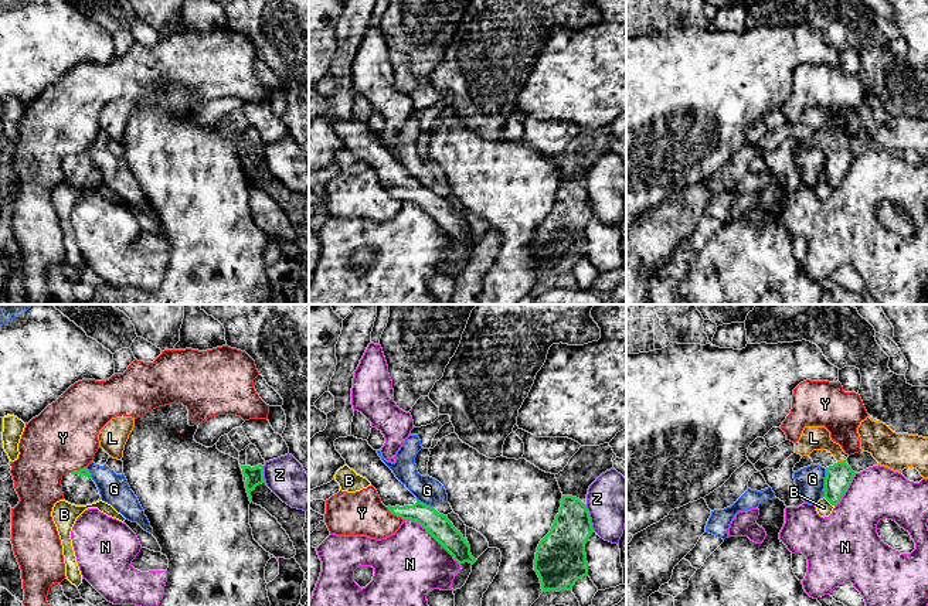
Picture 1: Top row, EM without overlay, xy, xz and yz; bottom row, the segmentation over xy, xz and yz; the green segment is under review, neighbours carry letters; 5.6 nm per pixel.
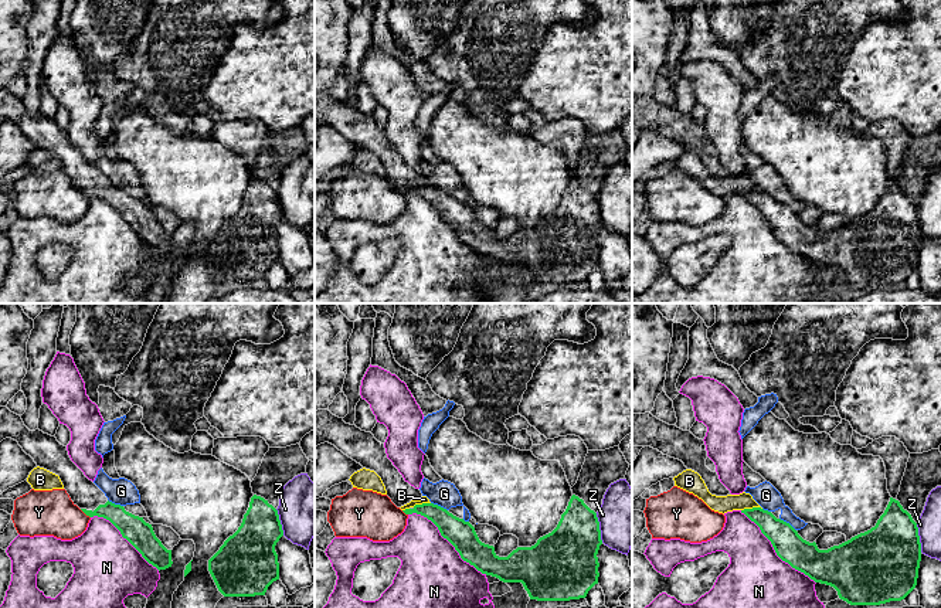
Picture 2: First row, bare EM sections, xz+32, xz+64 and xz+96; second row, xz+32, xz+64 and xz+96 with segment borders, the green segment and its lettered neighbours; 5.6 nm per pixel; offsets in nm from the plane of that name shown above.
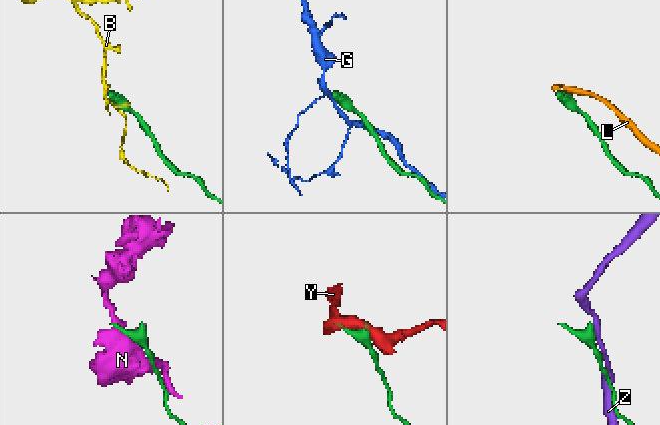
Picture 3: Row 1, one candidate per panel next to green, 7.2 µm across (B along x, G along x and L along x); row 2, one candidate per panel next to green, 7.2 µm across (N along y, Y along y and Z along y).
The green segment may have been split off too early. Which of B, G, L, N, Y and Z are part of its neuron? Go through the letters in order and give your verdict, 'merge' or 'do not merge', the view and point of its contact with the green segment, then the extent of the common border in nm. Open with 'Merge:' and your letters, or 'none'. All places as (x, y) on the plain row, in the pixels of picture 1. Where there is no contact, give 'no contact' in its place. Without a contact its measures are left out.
Merge: none
B: do not merge | yz (829, 184) | 80 nm
G: do not merge | yz (825, 166) | 160 nm
L: do not merge | yz (840, 145) | 40 nm
N: do not merge | xz (432, 218) | 420 nm
Y: do not merge | xz (394, 197) | 130 nm
Z: do not merge | xz (590, 200) | 160 nm

